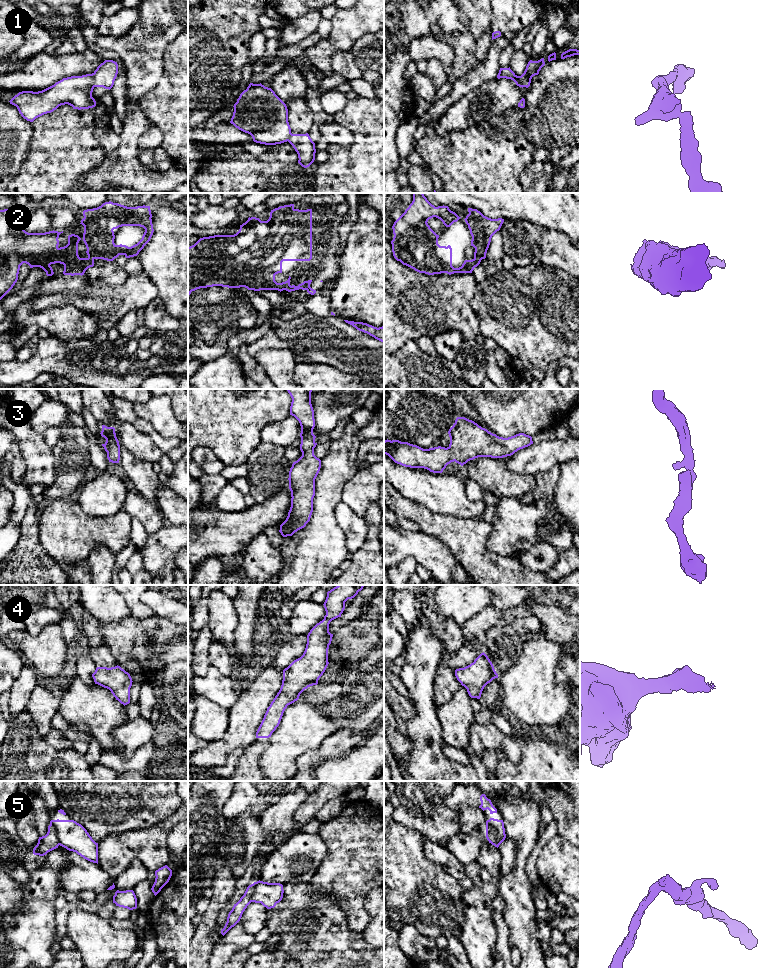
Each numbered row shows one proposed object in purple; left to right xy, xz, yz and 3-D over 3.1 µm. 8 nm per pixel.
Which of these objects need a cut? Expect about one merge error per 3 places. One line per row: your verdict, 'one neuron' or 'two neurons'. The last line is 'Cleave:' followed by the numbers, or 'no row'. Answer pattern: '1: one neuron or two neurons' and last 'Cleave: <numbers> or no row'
1: two neurons
2: one neuron
3: one neuron
4: one neuron
5: two neurons
Cleave: 1, 5

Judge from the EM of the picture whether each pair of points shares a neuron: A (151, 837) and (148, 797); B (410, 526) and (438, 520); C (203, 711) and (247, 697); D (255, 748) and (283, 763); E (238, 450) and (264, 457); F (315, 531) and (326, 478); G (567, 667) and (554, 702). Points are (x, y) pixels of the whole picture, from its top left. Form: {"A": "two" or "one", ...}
{"A": "two", "B": "two", "C": "two", "D": "two", "E": "two", "F": "one", "G": "two"}

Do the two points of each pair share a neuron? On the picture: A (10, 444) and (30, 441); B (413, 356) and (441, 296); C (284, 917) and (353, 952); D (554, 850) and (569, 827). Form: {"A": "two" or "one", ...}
{"A": "two", "B": "two", "C": "one", "D": "two"}

